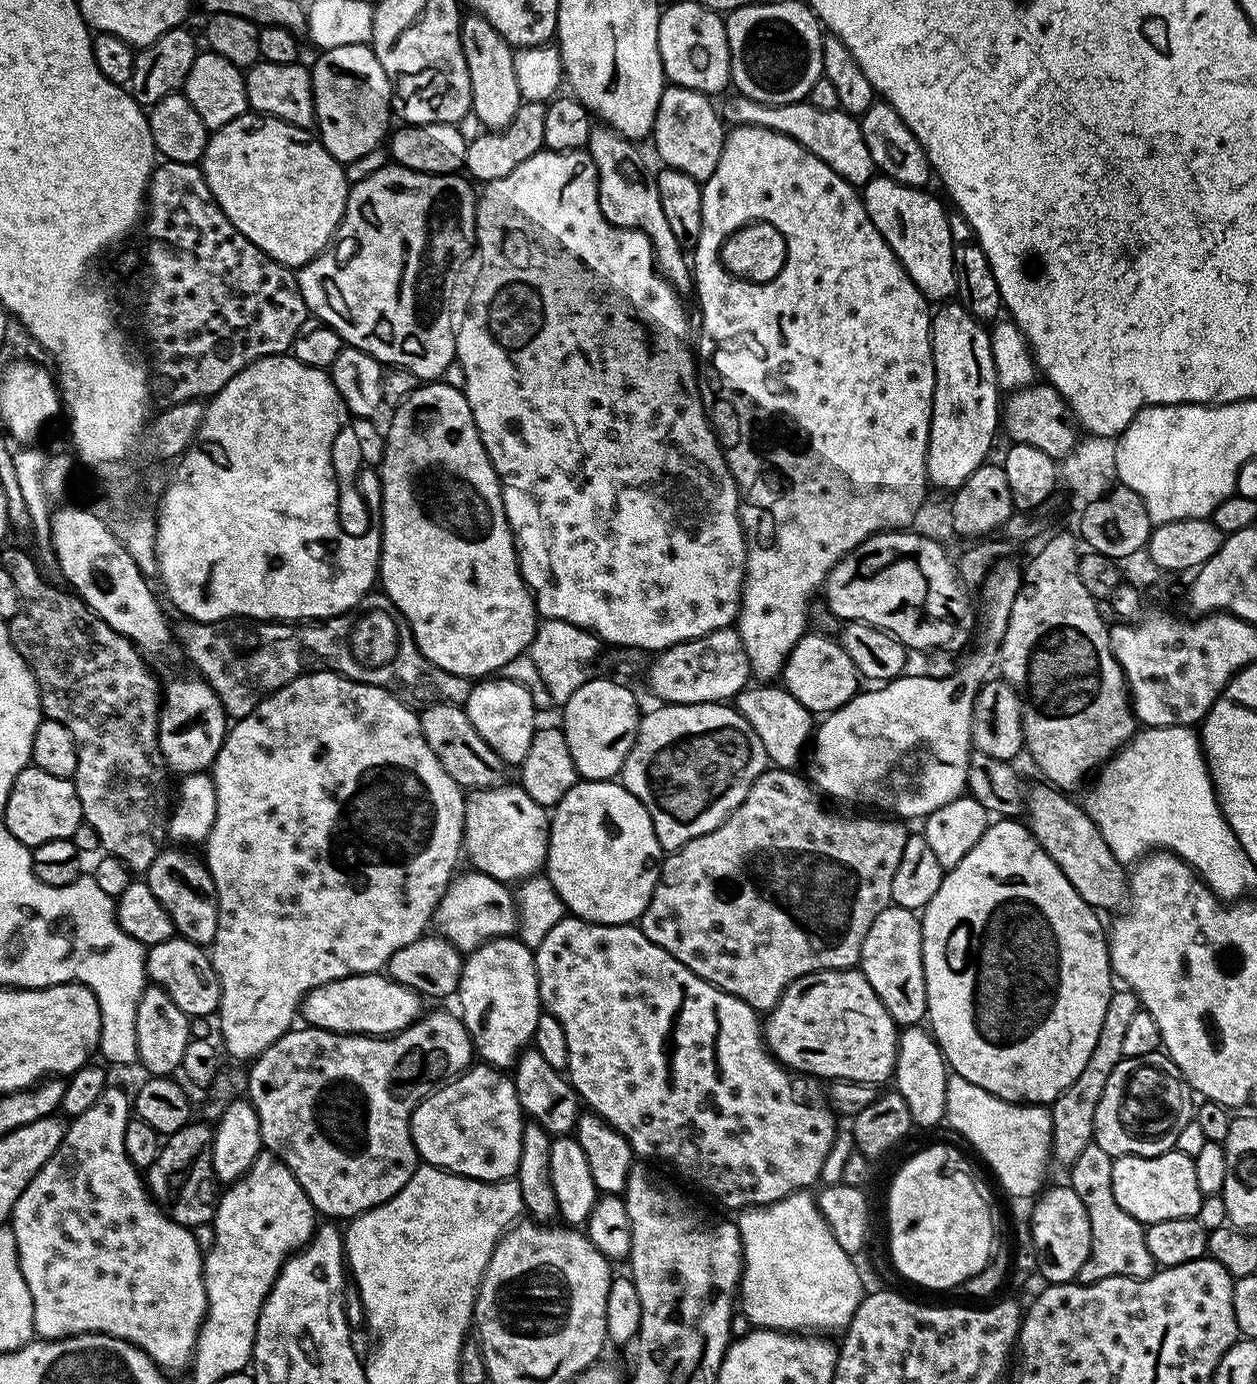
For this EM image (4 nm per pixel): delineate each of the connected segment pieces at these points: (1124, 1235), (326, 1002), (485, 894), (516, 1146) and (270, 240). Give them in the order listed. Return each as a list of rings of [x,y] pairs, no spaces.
[[[1095,1142],[1088,1144],[1082,1154],[1070,1166],[1072,1180],[1070,1186],[1078,1198],[1082,1198],[1082,1206],[1086,1206],[1086,1214],[1090,1218],[1090,1254],[1082,1266],[1078,1280],[1082,1284],[1102,1282],[1102,1278],[1129,1276],[1135,1280],[1145,1280],[1157,1271],[1158,1265],[1146,1246],[1145,1225],[1134,1219],[1114,1198],[1112,1185],[1113,1157],[1102,1150]]]
[[[365,974],[347,976],[310,990],[300,1002],[298,1016],[307,1027],[343,1032],[346,1036],[392,1036],[395,1032],[410,1027],[413,1022],[420,1019],[422,1015],[420,1003],[422,1003],[422,997],[419,992],[410,991],[387,975]]]
[[[467,870],[455,877],[436,907],[434,928],[462,954],[481,948],[487,940],[512,936],[518,928],[516,902],[509,885],[490,878],[484,872]]]
[[[483,1062],[469,1067],[455,1080],[435,1088],[412,1111],[412,1141],[416,1155],[423,1163],[433,1164],[459,1176],[475,1180],[510,1180],[518,1170],[518,1154],[522,1150],[522,1130],[526,1123],[522,1115],[515,1082],[507,1071]]]
[[[249,110],[238,118],[234,118],[234,122],[226,122],[226,126],[215,129],[209,135],[202,167],[204,177],[214,194],[216,203],[230,218],[230,222],[242,235],[250,238],[250,242],[254,242],[254,246],[258,246],[267,256],[274,258],[279,264],[285,264],[287,268],[298,270],[304,264],[309,264],[318,253],[323,252],[332,243],[336,234],[336,227],[340,225],[340,220],[344,217],[344,207],[348,201],[350,181],[346,175],[345,165],[341,164],[339,160],[335,160],[311,131],[294,126],[285,120],[279,120],[277,116],[266,116]]]

